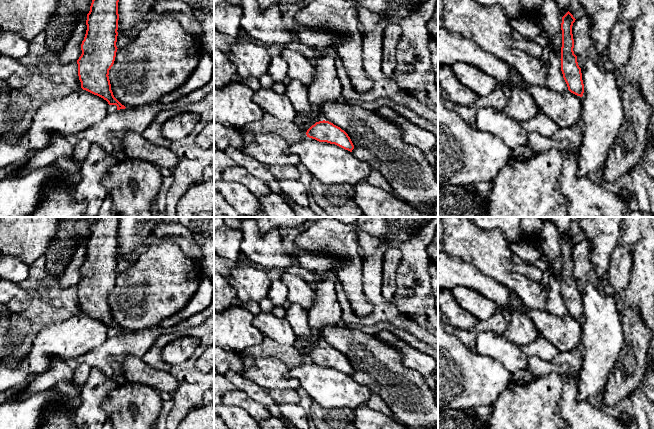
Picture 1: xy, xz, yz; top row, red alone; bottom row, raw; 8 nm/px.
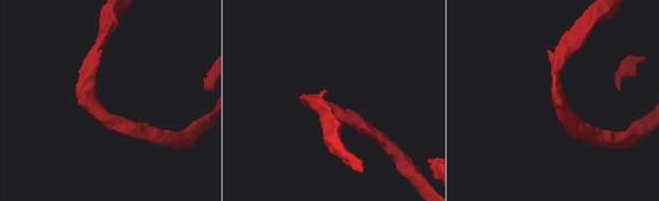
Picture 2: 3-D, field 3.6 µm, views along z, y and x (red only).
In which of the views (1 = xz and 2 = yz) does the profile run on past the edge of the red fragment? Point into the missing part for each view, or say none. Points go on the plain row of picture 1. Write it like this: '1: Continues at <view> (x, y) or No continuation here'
1: No continuation here
2: No continuation here

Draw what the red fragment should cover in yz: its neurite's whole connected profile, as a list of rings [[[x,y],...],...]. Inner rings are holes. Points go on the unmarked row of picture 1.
[[[569,235],[562,241],[562,271],[560,284],[561,295],[568,314],[573,318],[582,321],[584,317],[582,297],[577,286],[577,280],[573,275],[574,263],[572,258],[572,250],[575,244],[576,243]]]

